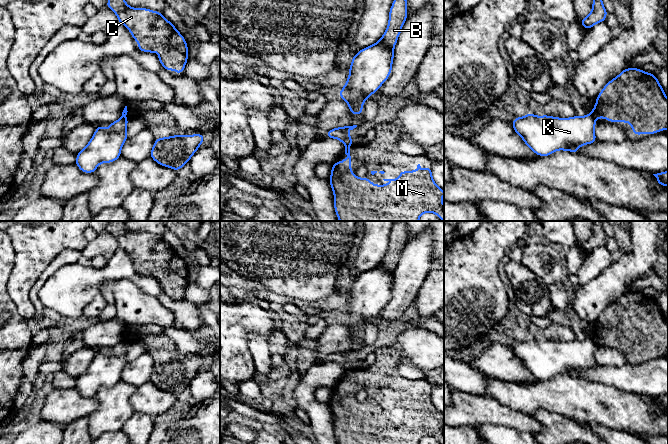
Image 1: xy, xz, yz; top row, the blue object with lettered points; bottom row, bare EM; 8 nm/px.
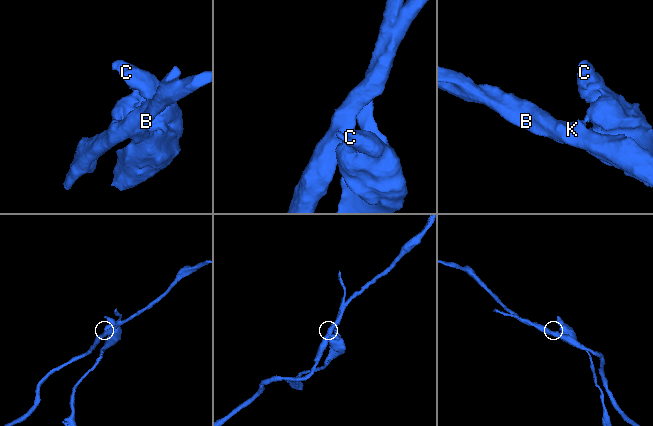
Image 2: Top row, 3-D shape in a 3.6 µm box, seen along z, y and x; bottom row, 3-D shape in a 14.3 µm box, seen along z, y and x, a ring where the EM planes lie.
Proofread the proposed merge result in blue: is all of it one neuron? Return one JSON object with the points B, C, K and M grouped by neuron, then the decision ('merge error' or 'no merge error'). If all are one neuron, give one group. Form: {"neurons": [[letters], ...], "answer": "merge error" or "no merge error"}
{"neurons": [["B", "C", "M"], ["K"]], "answer": "merge error"}

